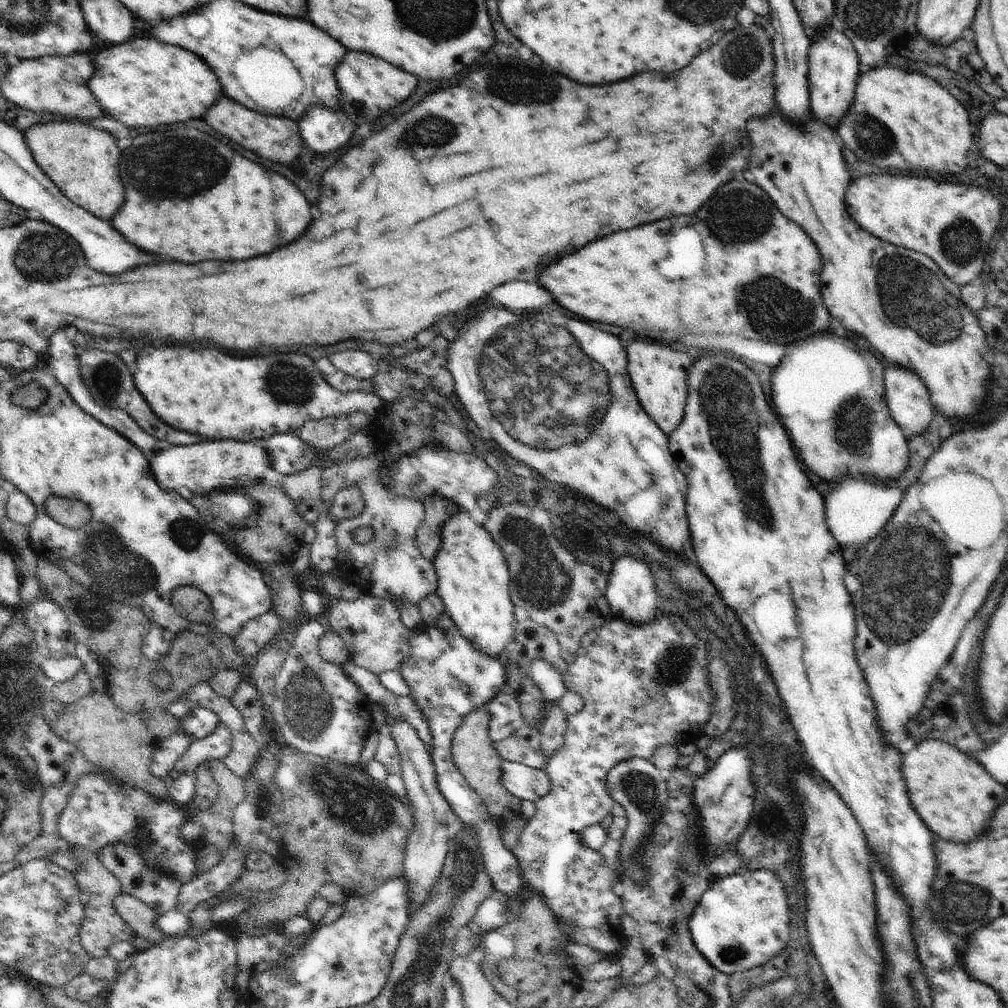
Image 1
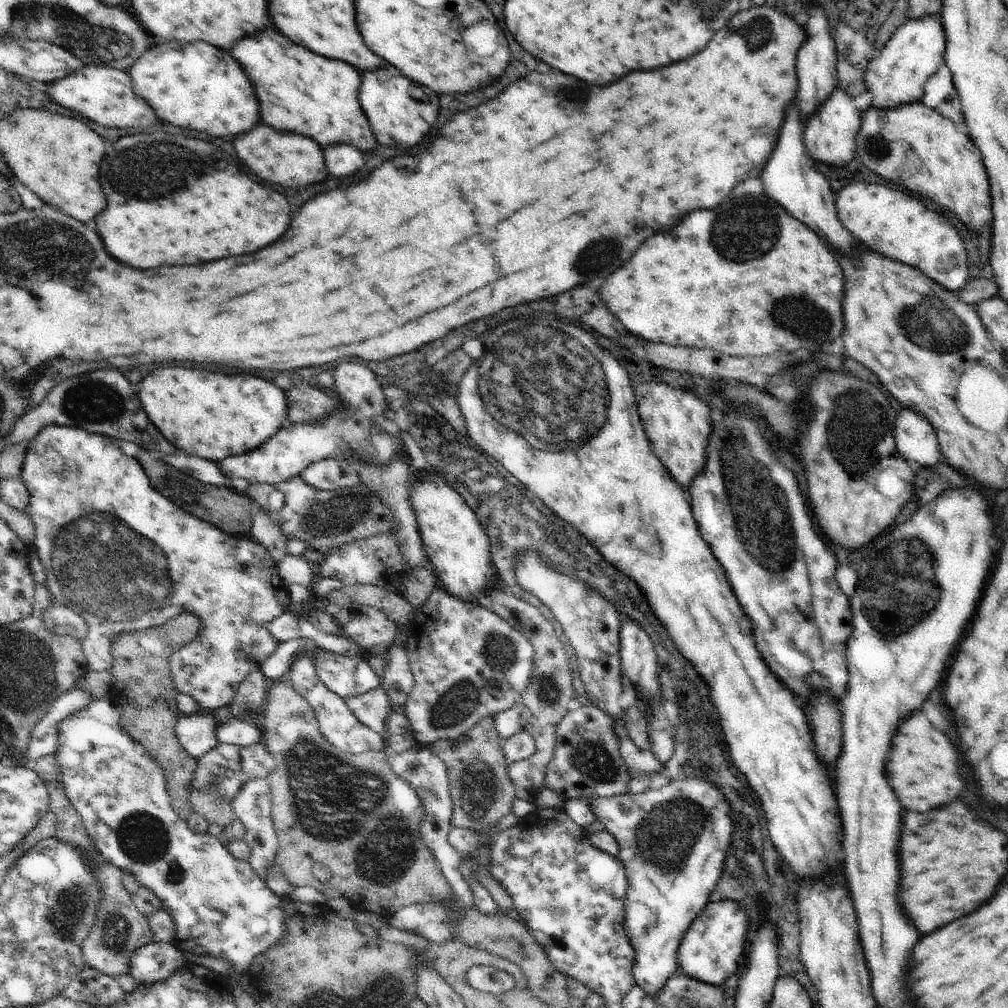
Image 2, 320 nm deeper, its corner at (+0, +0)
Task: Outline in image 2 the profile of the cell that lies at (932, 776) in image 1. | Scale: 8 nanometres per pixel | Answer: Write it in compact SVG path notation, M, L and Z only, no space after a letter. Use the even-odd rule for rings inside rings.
M922 710L912 712L896 728L896 734L892 736L892 746L888 750L888 784L892 786L894 794L906 804L906 808L914 812L928 812L932 808L940 808L948 802L952 802L962 790L964 790L964 780L960 776L960 766L958 766L958 750L954 744L938 732L930 720L924 716Z

